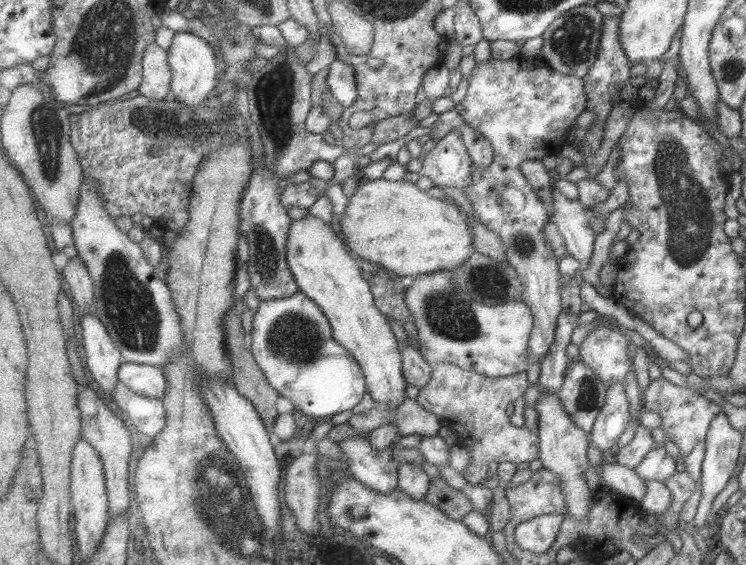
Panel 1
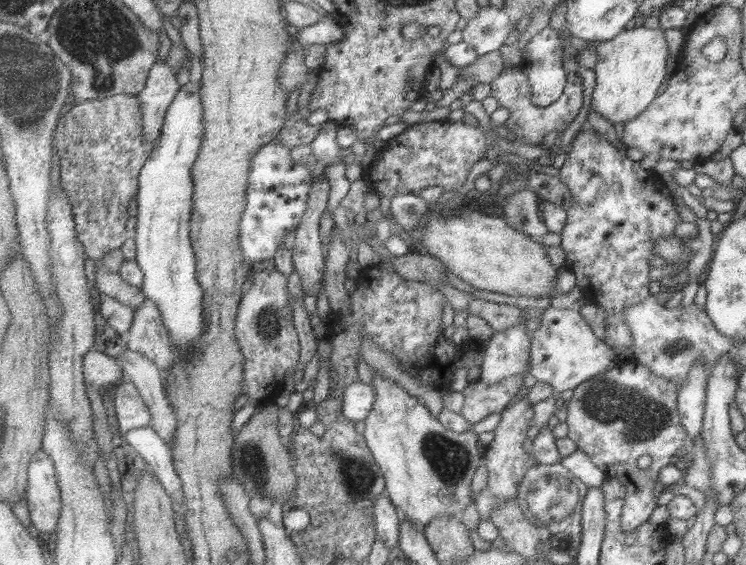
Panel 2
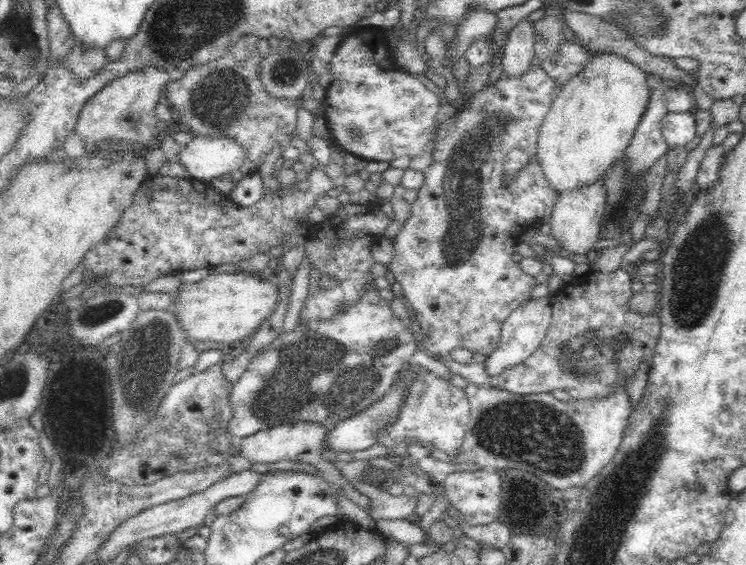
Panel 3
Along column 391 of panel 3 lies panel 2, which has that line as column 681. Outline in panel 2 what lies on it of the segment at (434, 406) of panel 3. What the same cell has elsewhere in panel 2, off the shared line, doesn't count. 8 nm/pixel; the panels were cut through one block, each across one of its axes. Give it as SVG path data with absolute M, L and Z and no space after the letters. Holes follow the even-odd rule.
M636 361L633 364L621 364L613 366L607 372L601 372L579 383L572 389L572 396L567 401L566 434L581 452L589 456L589 460L607 478L617 480L624 488L624 498L620 513L620 528L625 532L631 532L644 524L656 505L656 494L659 489L658 475L661 468L672 463L675 457L680 456L680 451L690 450L692 440L687 436L681 426L676 406L677 386L671 380L655 376L643 364ZM642 454L648 454L651 464L647 469L637 467L637 458Z

